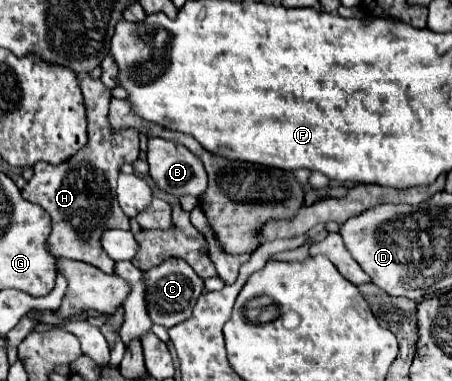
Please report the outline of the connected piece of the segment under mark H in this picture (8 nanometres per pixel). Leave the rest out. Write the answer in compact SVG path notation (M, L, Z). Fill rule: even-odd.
M81 79L81 91L85 97L87 121L89 121L89 143L75 153L71 159L51 165L37 163L33 177L21 189L23 199L39 203L53 219L53 231L49 235L49 251L57 259L75 259L99 267L105 273L113 273L115 261L107 257L101 247L101 235L107 229L129 229L129 217L117 203L117 175L121 165L133 163L139 157L139 133L137 129L113 129L109 125L109 101L111 89L99 79Z

